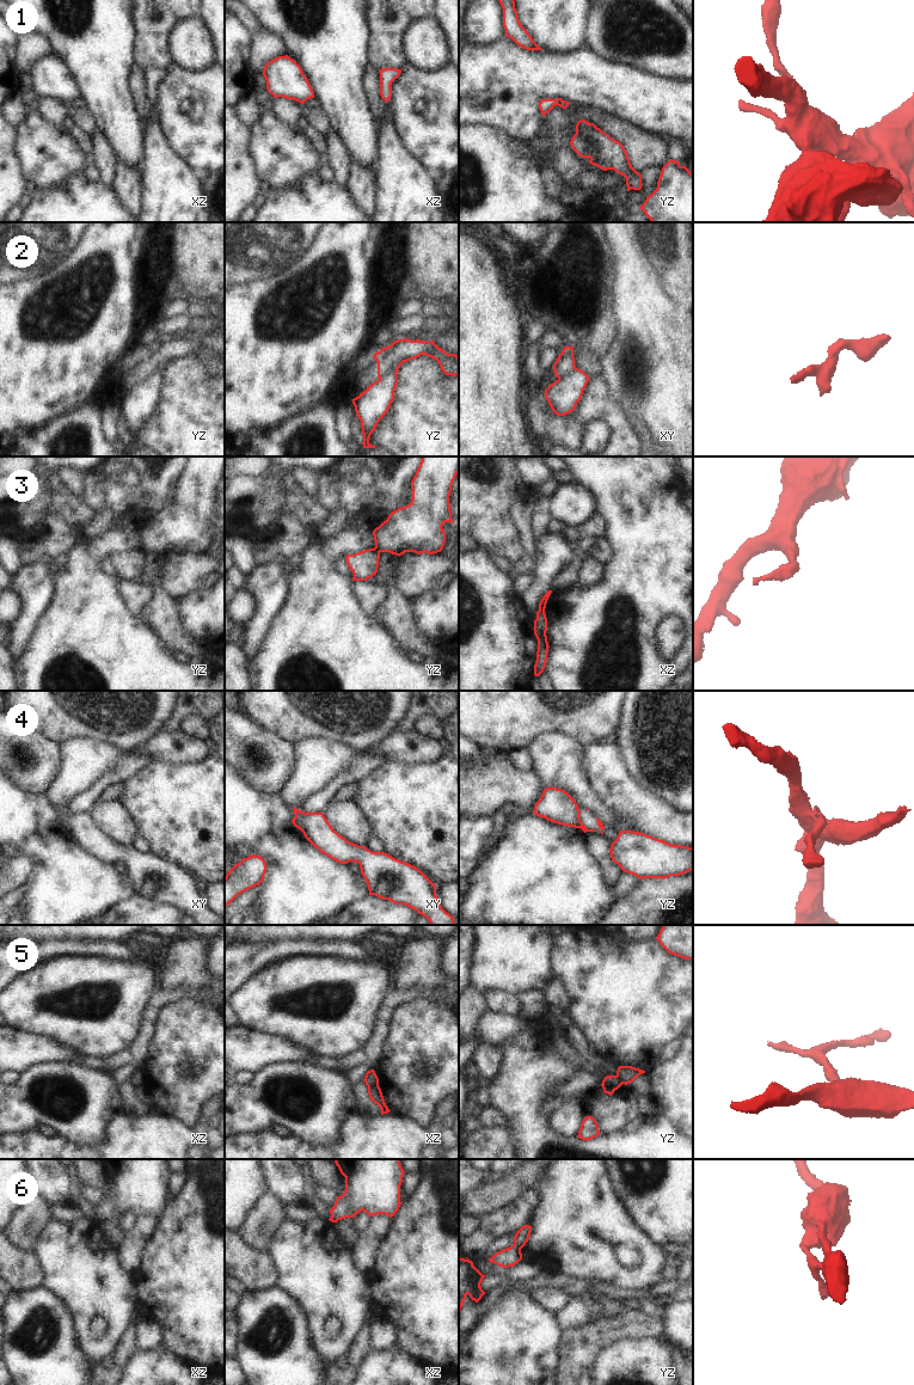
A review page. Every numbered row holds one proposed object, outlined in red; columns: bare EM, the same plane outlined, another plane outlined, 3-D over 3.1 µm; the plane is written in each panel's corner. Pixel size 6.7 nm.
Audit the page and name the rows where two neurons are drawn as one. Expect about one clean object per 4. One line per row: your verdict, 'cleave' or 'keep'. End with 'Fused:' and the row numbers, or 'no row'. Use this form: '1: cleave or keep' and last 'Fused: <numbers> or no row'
1: keep
2: cleave
3: cleave
4: cleave
5: cleave
6: cleave
Fused: 2, 3, 4, 5, 6

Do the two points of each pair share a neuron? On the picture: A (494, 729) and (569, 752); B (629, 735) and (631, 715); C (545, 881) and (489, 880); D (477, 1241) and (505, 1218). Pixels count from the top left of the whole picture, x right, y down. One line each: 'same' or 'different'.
A: different
B: same
C: same
D: different

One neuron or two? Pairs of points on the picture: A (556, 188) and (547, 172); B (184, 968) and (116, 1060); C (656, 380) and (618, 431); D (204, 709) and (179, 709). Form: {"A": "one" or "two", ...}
{"A": "one", "B": "one", "C": "two", "D": "one"}

